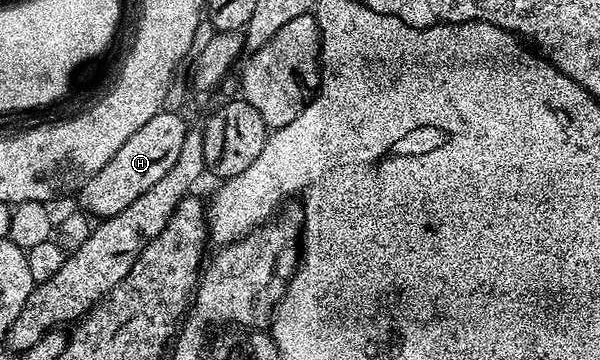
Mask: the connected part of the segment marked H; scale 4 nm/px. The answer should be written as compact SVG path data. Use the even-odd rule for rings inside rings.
M161 112L146 120L146 124L142 124L142 128L138 128L138 132L134 132L134 136L130 136L130 140L126 140L118 152L114 152L111 160L79 187L79 209L92 216L97 214L100 220L113 218L122 212L122 208L134 204L134 200L138 200L146 188L154 188L154 184L158 184L158 180L162 180L162 176L174 168L174 160L178 160L178 152L182 152L183 140L190 126L180 117L176 112Z

